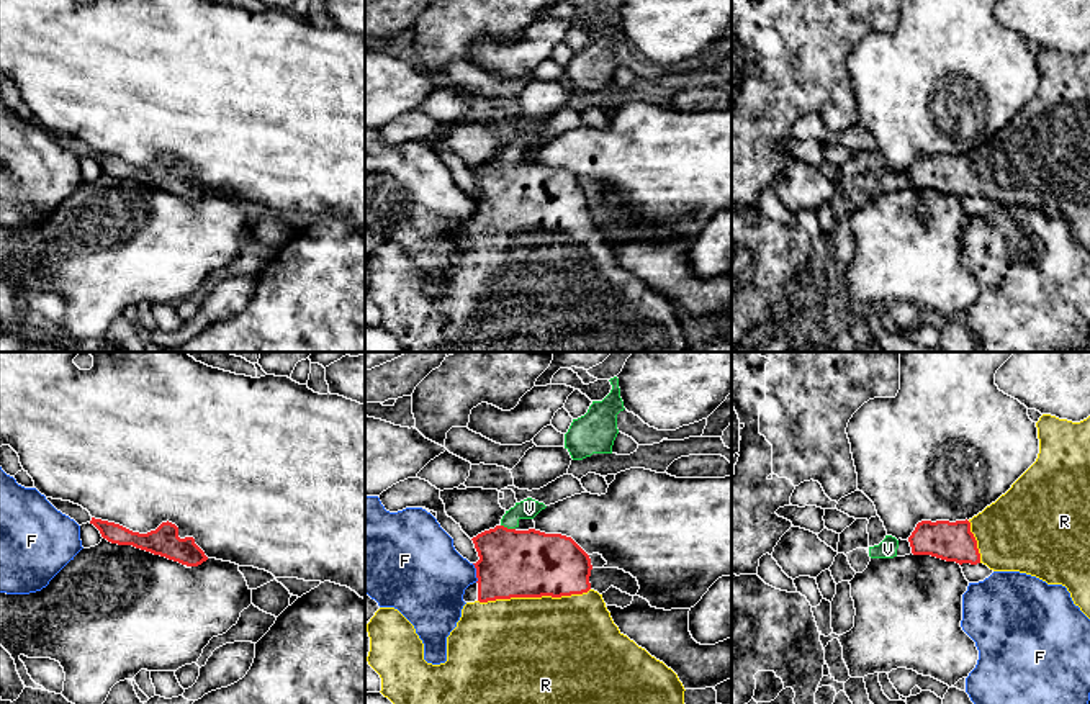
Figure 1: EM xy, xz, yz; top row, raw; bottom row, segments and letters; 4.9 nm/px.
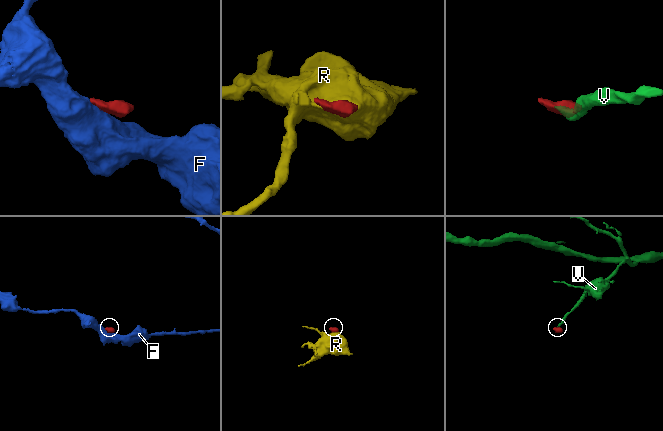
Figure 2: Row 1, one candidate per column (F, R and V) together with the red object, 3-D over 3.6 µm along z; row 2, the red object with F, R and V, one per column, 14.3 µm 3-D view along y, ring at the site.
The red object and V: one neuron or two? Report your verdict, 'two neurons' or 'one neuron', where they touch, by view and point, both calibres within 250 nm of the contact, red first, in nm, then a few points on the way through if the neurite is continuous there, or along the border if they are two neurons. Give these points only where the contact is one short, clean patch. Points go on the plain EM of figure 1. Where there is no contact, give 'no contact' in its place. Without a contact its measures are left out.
one neuron; contact xz (506, 161); calibres 340 and 100 nm; way xz (513, 197), (506, 189), (506, 161), (522, 143), (529, 141)

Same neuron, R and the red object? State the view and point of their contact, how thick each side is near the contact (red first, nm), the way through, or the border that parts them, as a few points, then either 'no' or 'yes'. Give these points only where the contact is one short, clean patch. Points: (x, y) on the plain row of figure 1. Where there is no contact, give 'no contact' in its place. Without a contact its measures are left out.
xz (534, 230) | 340/500 nm | yes

